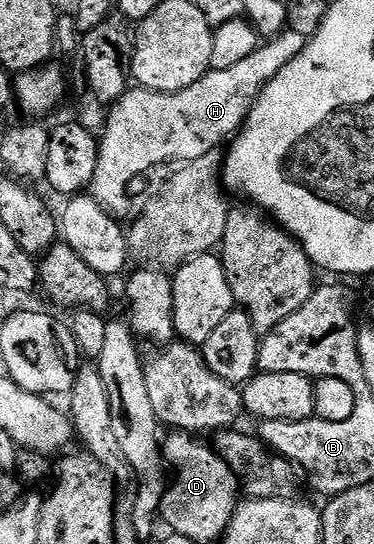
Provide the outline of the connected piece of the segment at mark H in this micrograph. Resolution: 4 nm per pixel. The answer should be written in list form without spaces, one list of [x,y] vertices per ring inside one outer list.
[[[289,28],[283,30],[278,37],[260,44],[247,59],[234,64],[225,70],[211,69],[204,77],[197,79],[193,87],[176,93],[158,93],[152,89],[142,87],[132,88],[123,94],[123,98],[110,106],[107,117],[107,126],[101,133],[99,144],[99,159],[97,171],[91,180],[89,195],[116,219],[130,211],[131,205],[127,202],[127,188],[138,179],[142,173],[155,169],[158,165],[167,165],[170,161],[186,163],[193,159],[201,159],[201,155],[209,155],[209,151],[219,149],[222,141],[230,142],[242,130],[247,112],[251,110],[259,93],[278,73],[283,70],[307,46],[308,38],[297,34]]]

